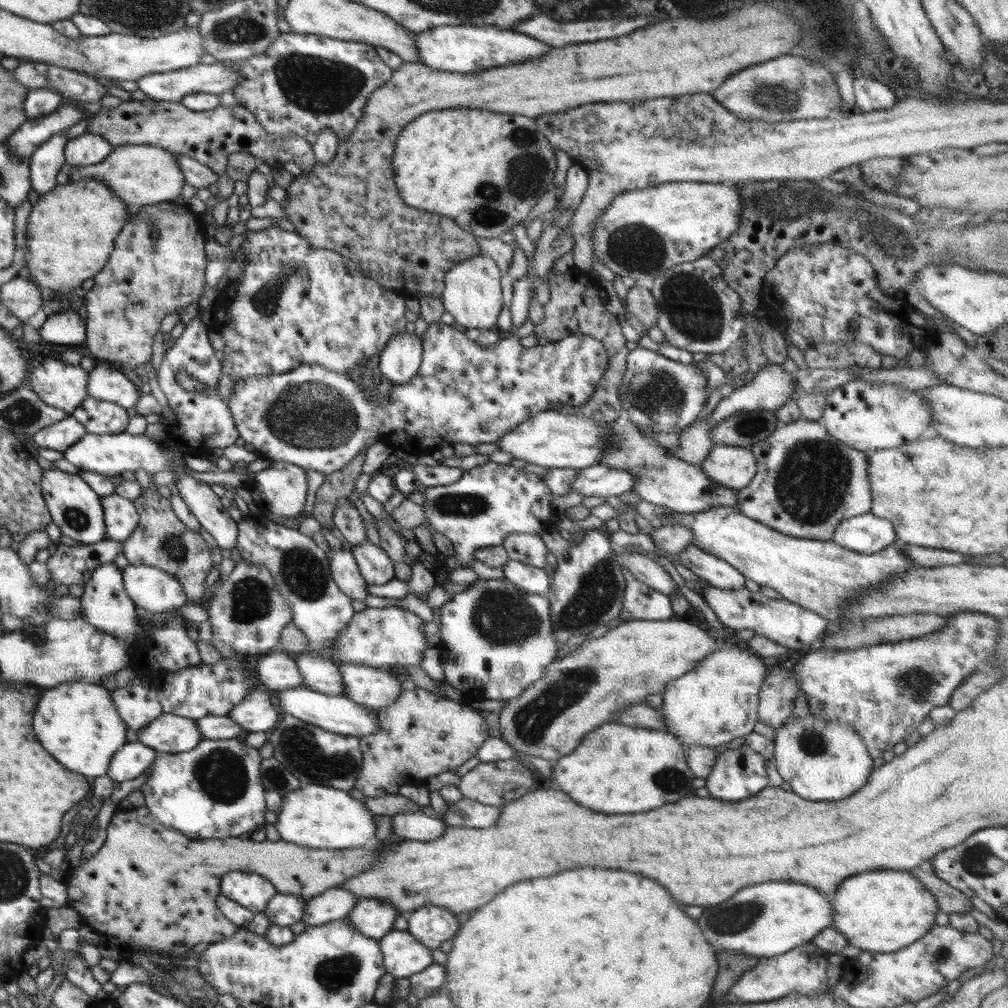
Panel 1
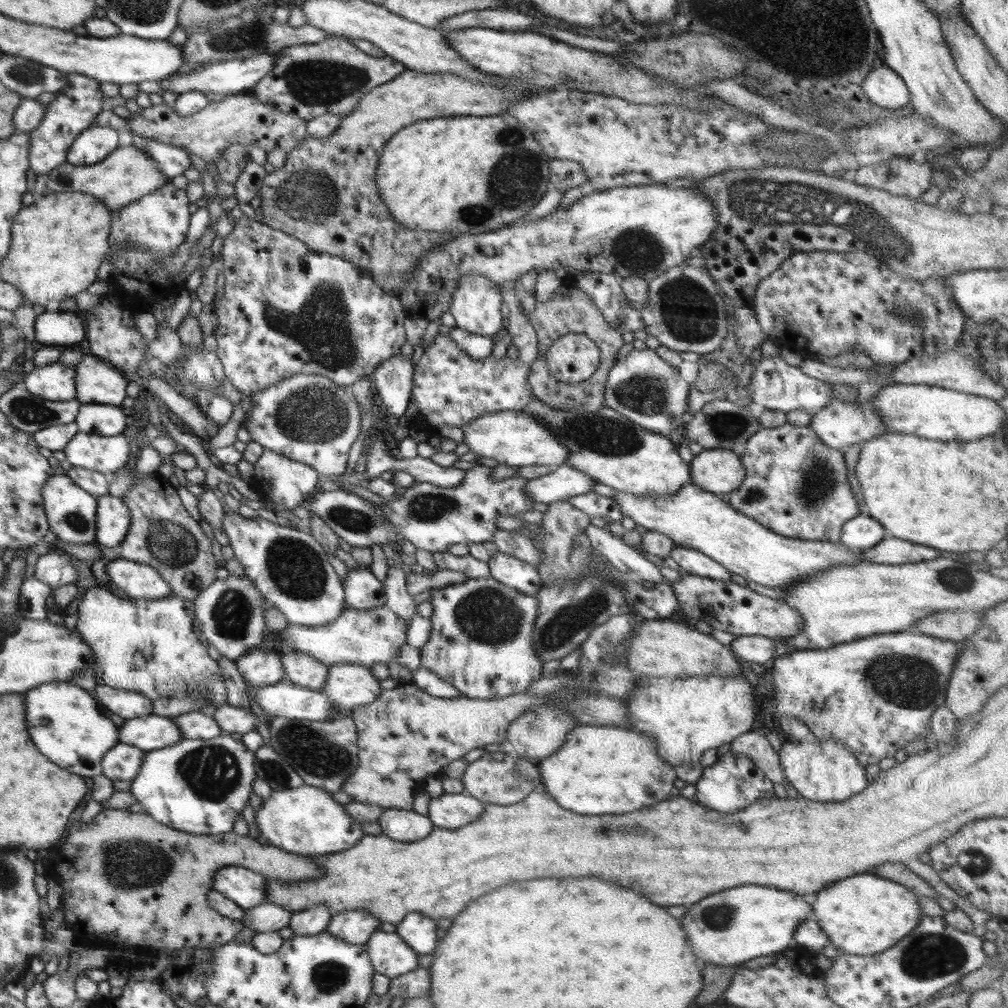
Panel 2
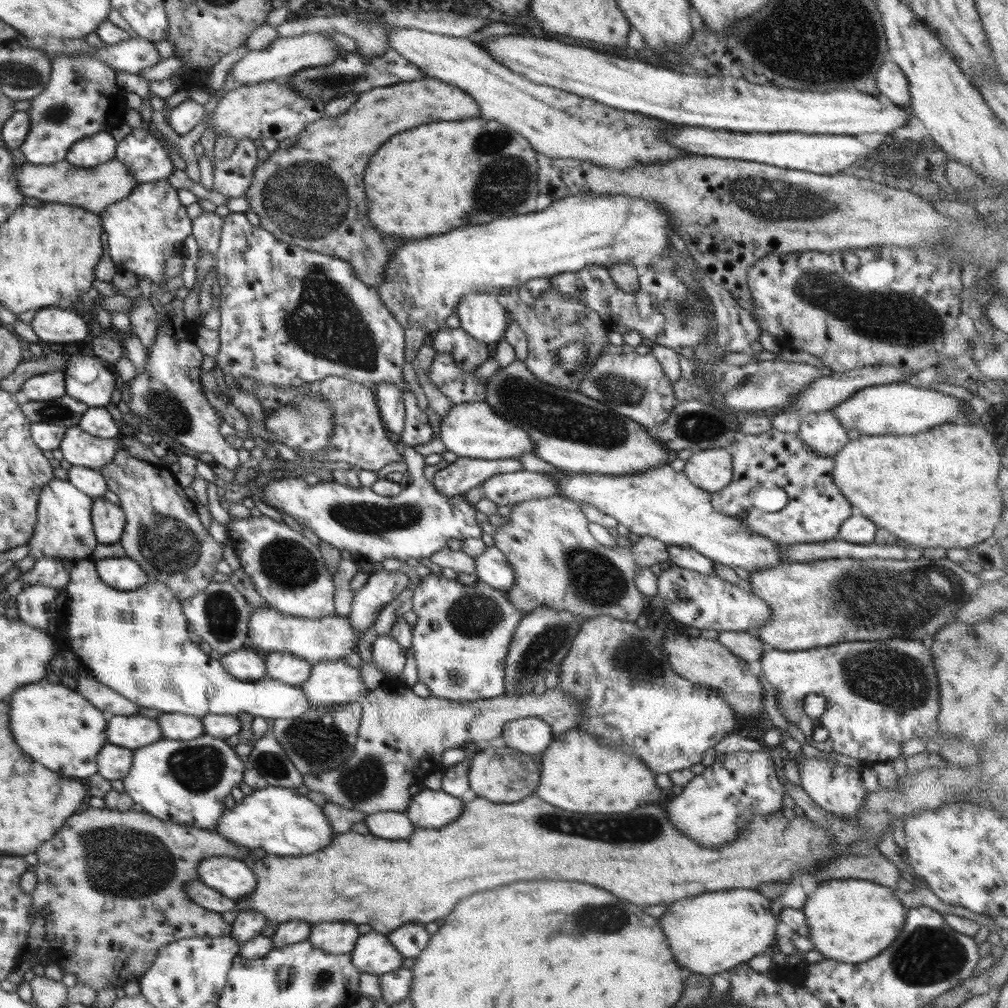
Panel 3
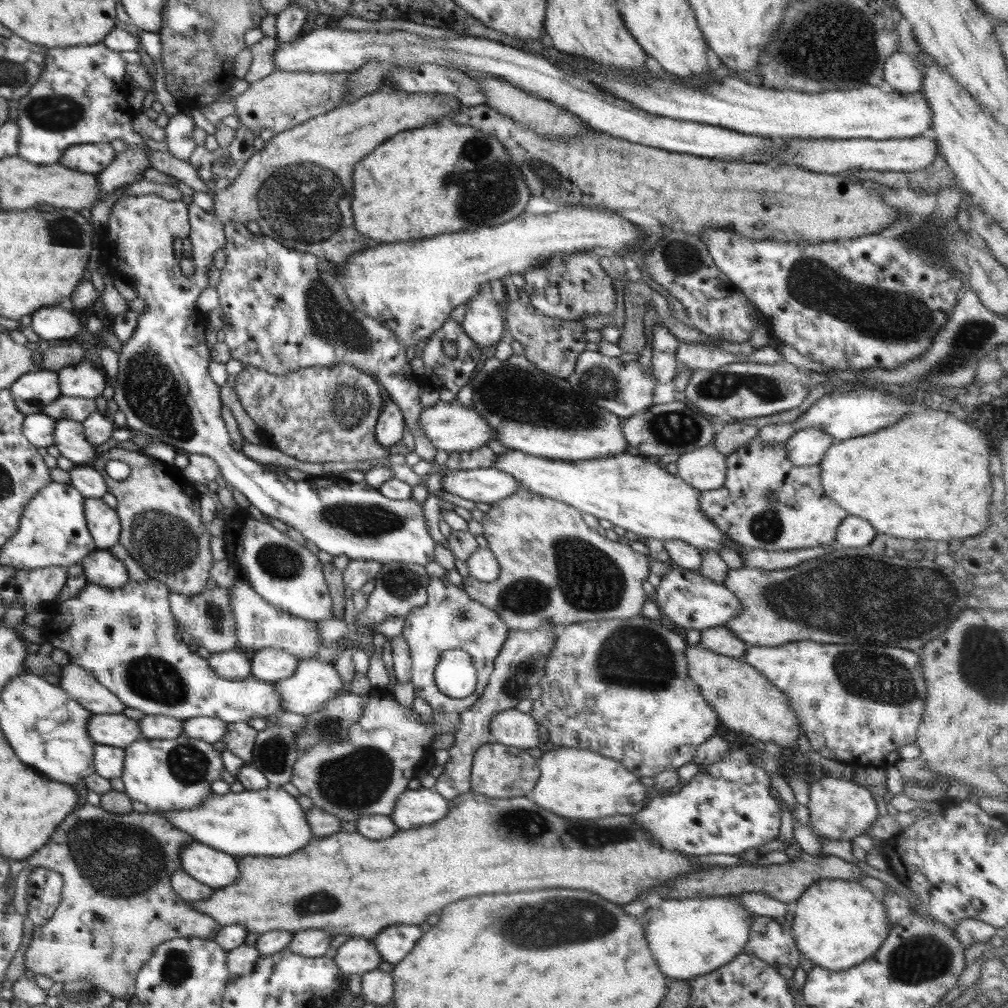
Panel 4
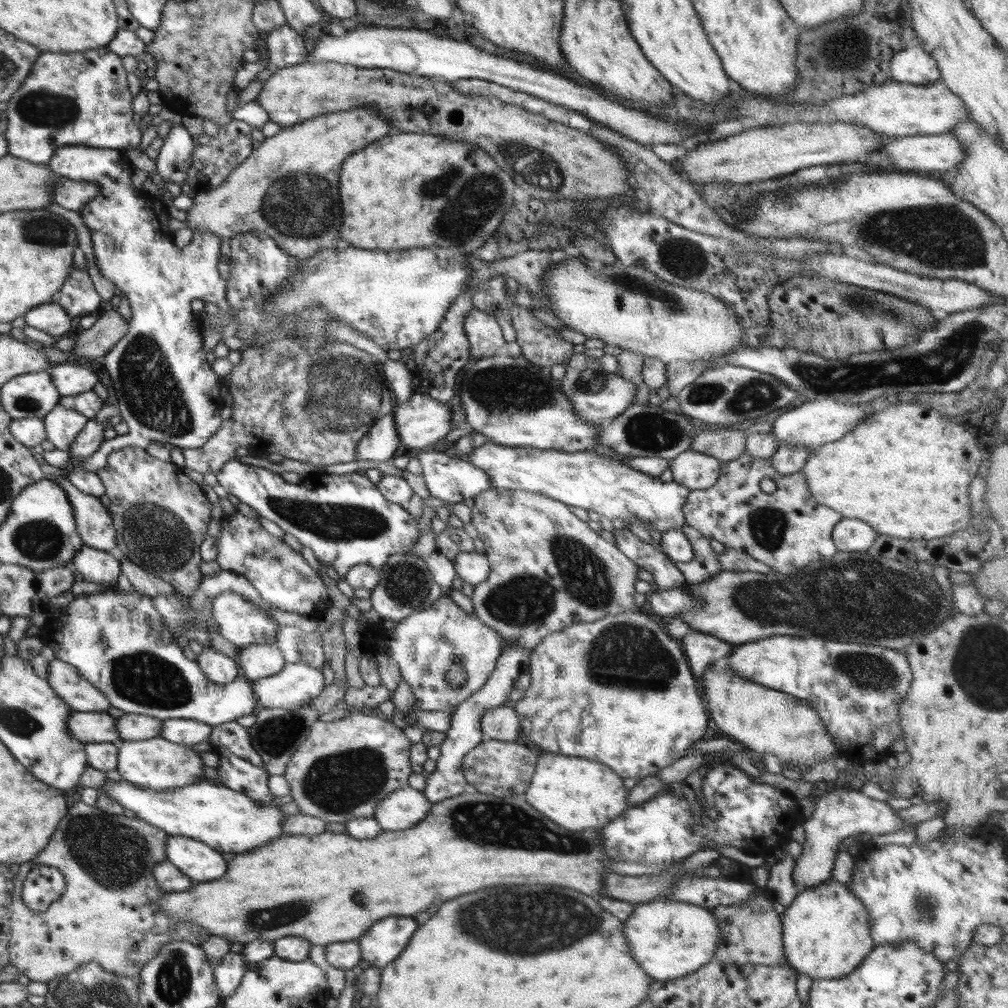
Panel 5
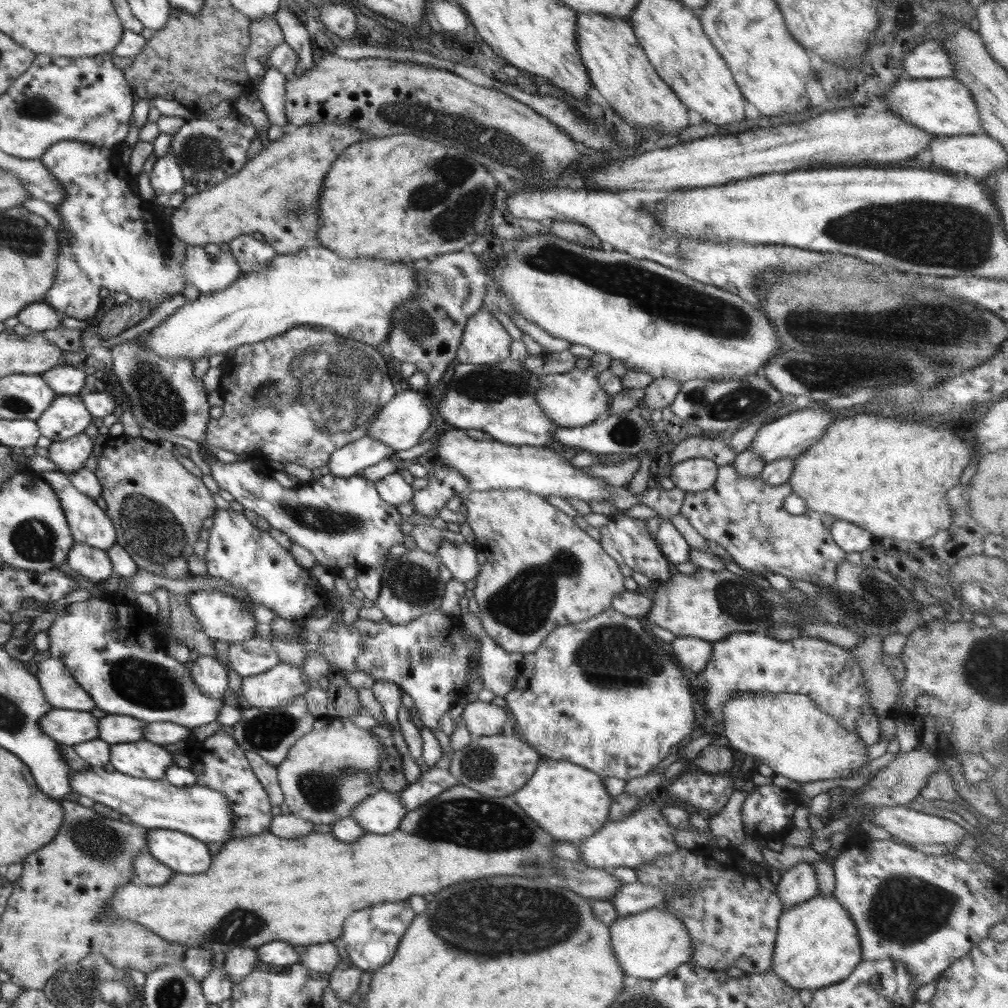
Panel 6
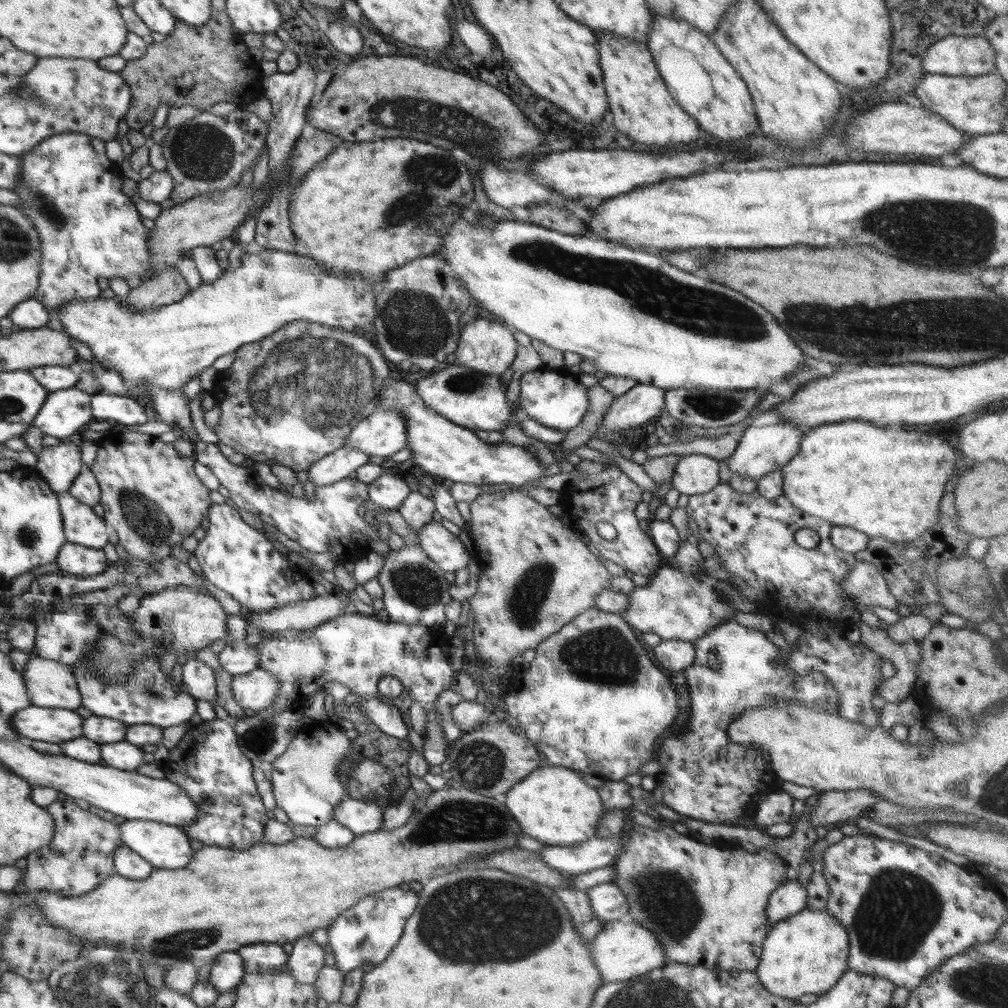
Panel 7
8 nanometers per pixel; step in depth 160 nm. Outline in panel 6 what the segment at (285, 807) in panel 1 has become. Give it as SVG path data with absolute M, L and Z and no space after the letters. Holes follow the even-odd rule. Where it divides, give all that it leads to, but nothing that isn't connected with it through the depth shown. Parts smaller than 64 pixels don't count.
M88 767L81 771L70 772L70 788L82 796L88 796L94 800L117 810L121 814L129 816L133 823L146 827L147 829L170 829L196 837L205 842L219 842L234 839L231 836L233 820L226 795L200 786L175 786L166 778L150 780L147 778L136 778L116 769L108 772L103 767Z

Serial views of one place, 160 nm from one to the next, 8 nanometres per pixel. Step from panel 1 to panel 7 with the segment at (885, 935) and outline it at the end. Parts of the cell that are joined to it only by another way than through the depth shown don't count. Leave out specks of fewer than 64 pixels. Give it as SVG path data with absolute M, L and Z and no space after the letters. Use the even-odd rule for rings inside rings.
M808 907L772 926L764 940L760 964L753 971L768 993L782 997L782 999L799 1000L807 994L824 994L834 987L847 970L848 954L850 954L850 941L848 941L848 934L842 927L842 923L832 917L826 909L818 911Z

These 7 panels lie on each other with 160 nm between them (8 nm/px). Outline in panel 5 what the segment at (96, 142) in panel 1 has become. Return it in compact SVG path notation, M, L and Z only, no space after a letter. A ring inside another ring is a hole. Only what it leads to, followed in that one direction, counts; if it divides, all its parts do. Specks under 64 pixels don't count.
M66 145L58 149L46 164L55 174L94 182L99 186L97 196L77 213L88 227L100 274L122 292L131 306L128 332L105 354L103 362L113 382L117 398L115 404L120 408L121 420L130 430L126 438L130 436L132 447L146 446L150 440L156 440L156 443L168 443L182 450L201 449L220 428L223 421L220 410L225 404L220 402L219 376L206 361L202 329L194 322L190 302L200 298L222 305L226 296L226 279L218 271L218 256L224 238L209 230L199 230L194 232L188 246L178 248L174 233L168 229L171 216L166 204L156 195L148 196L142 188L140 192L122 192L124 188L130 188L131 165L122 150Z

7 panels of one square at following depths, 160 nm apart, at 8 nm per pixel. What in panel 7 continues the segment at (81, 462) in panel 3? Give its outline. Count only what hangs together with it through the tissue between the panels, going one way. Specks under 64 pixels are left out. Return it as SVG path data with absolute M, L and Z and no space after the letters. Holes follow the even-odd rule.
M76 388L51 391L34 423L44 434L60 440L74 434L92 418L90 396Z

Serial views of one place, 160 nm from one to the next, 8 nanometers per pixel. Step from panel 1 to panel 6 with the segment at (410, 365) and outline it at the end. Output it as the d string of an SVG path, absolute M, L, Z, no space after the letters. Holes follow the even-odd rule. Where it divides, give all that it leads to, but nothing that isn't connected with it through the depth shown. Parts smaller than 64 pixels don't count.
M364 435L340 450L334 450L334 454L328 460L330 475L338 477L350 477L361 474L364 468L373 466L382 460L391 459L396 453L388 444L374 441L372 437Z

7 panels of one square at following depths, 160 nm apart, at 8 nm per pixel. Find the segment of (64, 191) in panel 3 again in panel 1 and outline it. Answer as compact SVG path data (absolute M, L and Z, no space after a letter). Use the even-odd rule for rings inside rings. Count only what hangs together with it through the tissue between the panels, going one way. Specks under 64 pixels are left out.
M124 145L113 147L112 152L101 163L90 166L66 164L57 174L57 186L71 184L82 179L93 178L110 187L130 209L169 201L181 194L186 184L177 165L177 155L154 145Z

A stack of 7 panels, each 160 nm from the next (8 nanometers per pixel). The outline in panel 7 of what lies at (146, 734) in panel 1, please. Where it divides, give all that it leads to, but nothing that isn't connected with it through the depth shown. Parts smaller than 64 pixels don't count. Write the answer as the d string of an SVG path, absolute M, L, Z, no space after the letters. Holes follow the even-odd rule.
M30 705L13 714L12 727L28 741L62 743L84 736L85 720L76 710Z

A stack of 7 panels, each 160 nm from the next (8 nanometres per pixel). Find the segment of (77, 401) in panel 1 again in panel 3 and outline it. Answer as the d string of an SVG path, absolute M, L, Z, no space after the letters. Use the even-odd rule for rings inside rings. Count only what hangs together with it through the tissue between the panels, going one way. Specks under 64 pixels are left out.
M54 370L28 378L20 387L19 396L26 402L62 398L66 395L65 373Z

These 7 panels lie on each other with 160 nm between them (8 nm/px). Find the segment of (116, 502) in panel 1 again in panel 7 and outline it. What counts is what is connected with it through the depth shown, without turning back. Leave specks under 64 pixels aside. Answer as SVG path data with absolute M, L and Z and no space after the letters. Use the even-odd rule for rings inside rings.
M70 492L58 494L61 515L64 516L66 540L70 543L103 548L108 544L108 532L102 518L92 512L92 508L74 498Z

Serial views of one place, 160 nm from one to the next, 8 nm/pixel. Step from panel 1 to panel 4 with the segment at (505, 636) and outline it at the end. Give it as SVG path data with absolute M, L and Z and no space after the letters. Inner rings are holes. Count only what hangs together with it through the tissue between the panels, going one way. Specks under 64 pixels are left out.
M430 577L426 587L427 603L411 610L405 616L401 635L410 649L411 682L414 694L426 701L433 710L460 714L480 698L488 684L495 658L508 638L510 629L492 609L470 598L464 588L454 586L446 577ZM460 649L471 656L477 670L475 691L466 698L452 698L439 690L435 683L435 668L445 650Z

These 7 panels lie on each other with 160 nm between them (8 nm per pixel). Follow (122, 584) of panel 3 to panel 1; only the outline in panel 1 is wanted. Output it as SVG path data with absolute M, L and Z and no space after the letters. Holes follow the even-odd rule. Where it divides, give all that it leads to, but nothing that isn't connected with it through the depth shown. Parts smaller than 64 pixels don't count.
M129 564L122 577L126 594L144 610L166 612L189 602L180 582L155 566Z

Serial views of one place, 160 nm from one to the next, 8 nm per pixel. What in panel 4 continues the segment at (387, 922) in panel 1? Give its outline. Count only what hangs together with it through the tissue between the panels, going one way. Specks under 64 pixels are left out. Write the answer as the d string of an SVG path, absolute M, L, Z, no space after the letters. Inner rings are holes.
M309 929L294 933L294 938L288 944L288 950L302 957L317 958L331 952L332 935L324 929Z

